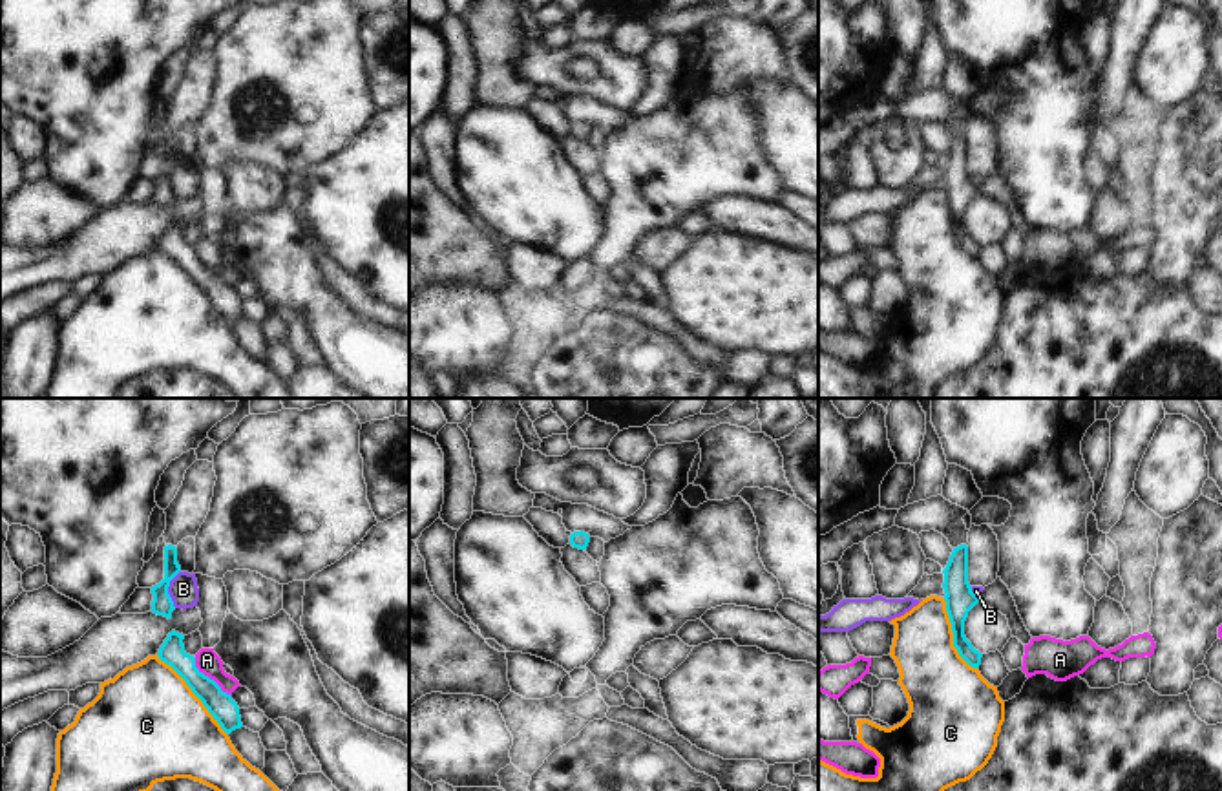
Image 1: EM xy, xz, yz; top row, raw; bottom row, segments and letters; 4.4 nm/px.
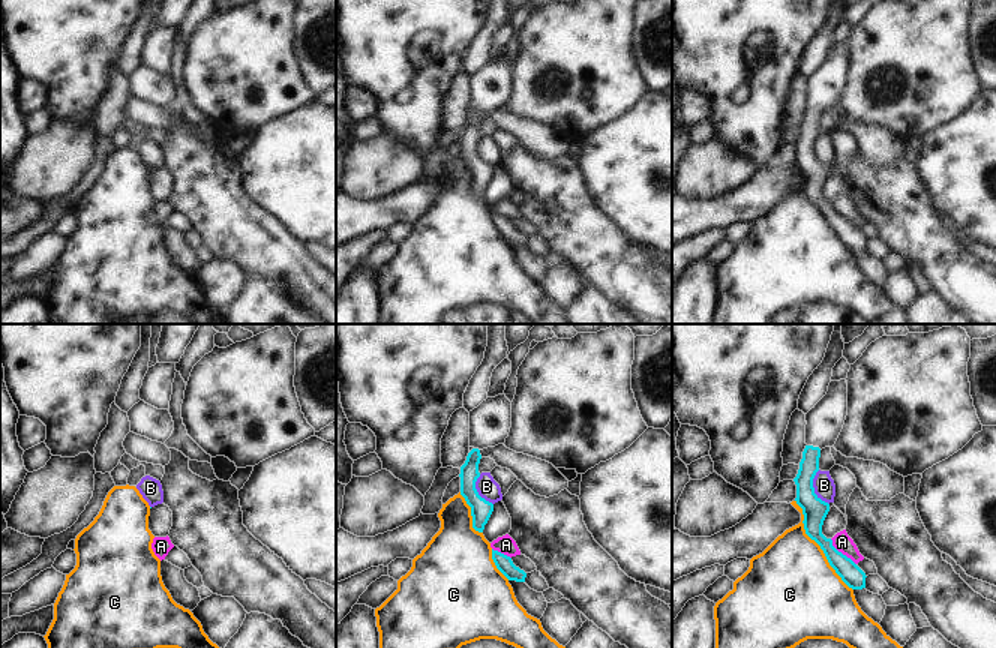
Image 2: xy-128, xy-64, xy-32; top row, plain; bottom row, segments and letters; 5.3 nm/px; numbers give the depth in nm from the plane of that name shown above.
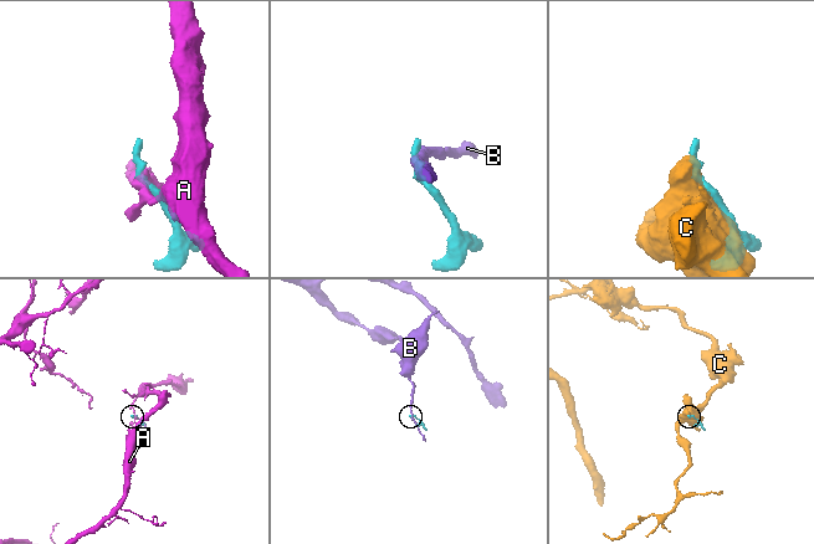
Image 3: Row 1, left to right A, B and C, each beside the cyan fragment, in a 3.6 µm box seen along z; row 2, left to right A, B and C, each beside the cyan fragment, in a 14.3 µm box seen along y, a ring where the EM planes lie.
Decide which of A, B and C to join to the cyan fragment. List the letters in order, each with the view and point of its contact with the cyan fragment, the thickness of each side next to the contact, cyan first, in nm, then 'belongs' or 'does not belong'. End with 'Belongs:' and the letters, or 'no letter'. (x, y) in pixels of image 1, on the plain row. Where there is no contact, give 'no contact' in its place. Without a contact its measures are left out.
A: xy (209, 269) | 120/100 nm | does not belong
B: xy (167, 179) | 90/130 nm | does not belong
C: xy (194, 284) | 120/500 nm | does not belong
Belongs: no letter

